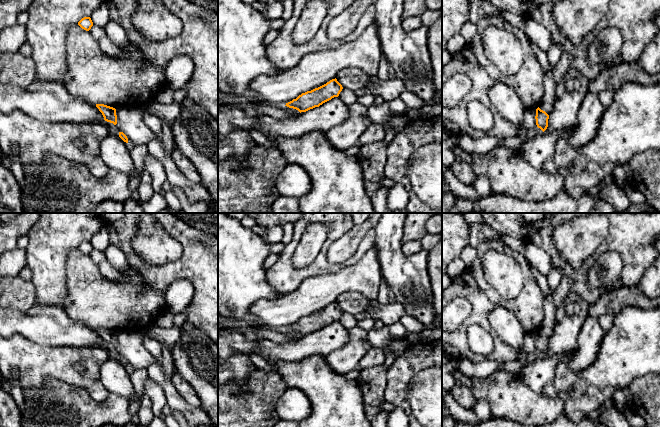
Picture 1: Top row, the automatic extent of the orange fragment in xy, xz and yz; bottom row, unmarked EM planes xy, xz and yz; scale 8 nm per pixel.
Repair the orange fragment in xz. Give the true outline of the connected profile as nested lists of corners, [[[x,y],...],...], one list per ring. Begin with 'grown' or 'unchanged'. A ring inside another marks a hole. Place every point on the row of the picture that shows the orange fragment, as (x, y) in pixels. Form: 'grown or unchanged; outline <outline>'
unchanged; outline [[[335,78],[318,88],[302,93],[296,99],[286,103],[285,106],[296,109],[300,113],[306,112],[338,97],[342,89],[342,85]]]

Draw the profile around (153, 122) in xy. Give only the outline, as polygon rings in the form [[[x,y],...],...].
[[[144,112],[143,121],[156,134],[158,139],[162,137],[161,119],[158,116]]]

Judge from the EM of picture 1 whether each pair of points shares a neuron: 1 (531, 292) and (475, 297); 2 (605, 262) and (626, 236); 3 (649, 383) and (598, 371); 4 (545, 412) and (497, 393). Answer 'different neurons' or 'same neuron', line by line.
1: different neurons
2: different neurons
3: different neurons
4: same neuron

